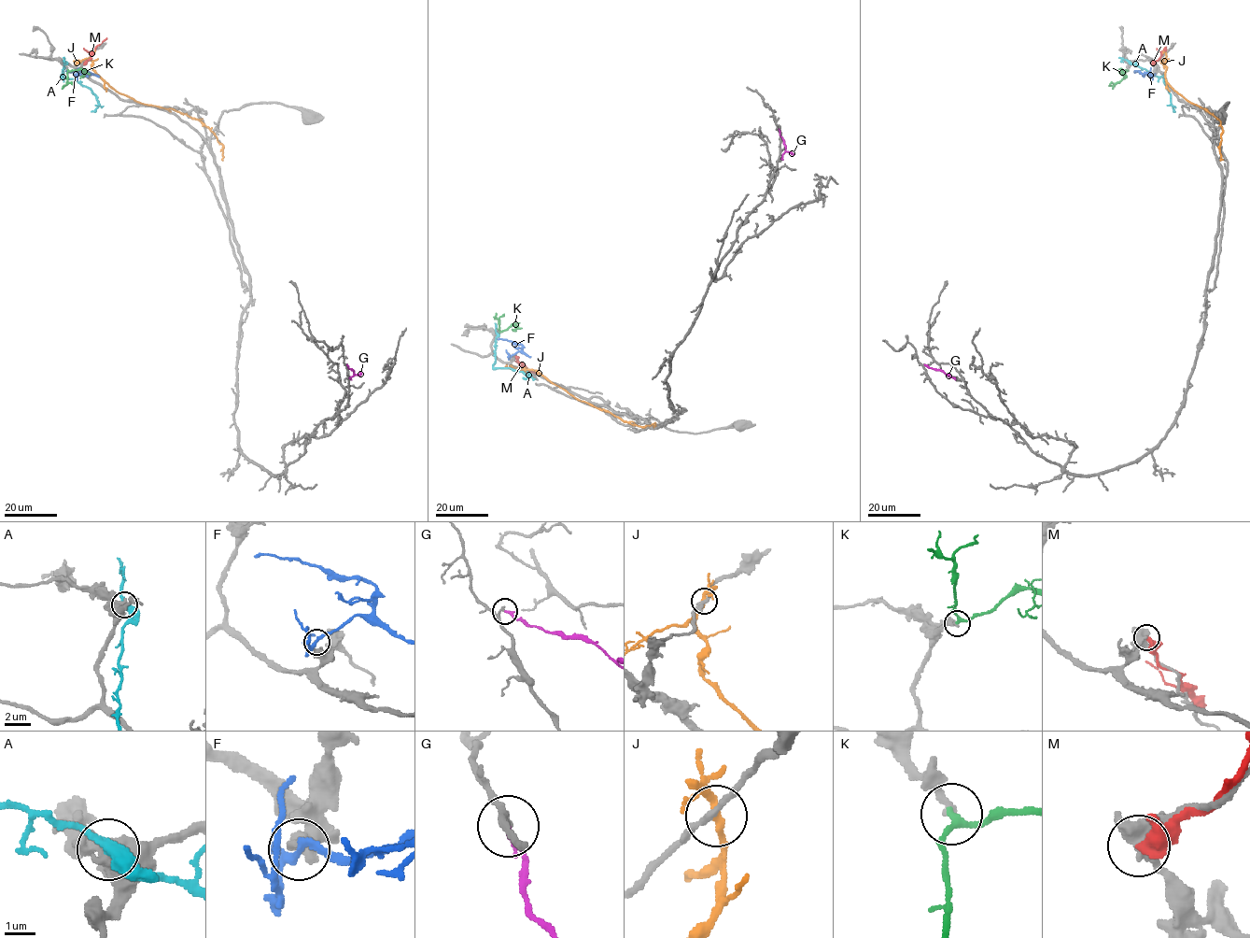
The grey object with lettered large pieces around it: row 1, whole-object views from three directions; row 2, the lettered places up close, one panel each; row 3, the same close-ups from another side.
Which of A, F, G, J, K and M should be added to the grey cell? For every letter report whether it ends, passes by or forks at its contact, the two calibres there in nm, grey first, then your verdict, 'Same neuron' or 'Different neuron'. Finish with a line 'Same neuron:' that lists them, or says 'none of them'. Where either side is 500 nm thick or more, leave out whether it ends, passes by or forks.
A: Thickness 800 nm (grey) against 420 nm. Same neuron
F: It forks there. Thickness 260 nm (grey) against 200 nm. Different neuron
G: It ends there. Thickness 160 nm (grey) against 200 nm. Same neuron
J: It passes by. Thickness 240 nm (grey) against 260 nm. Different neuron
K: It passes by. Thickness 240 nm (grey) against 200 nm. Different neuron
M: It ends there. Thickness 400 nm (grey) against 440 nm. Different neuron
Same neuron: A, G

